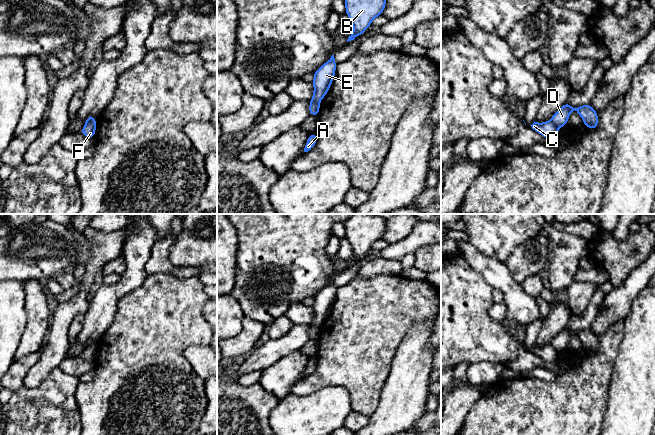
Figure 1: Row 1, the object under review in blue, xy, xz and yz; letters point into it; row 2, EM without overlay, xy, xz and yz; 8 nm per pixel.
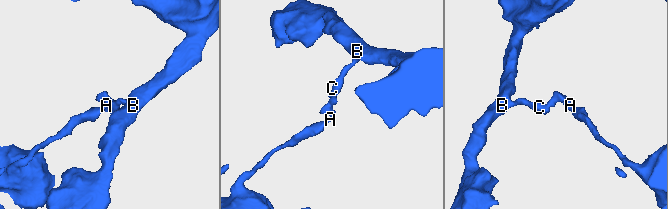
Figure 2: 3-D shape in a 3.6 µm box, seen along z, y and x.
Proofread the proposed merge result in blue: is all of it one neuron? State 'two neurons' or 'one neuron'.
two neurons

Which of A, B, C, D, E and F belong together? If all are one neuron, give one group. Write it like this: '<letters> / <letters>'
A D / B C E F

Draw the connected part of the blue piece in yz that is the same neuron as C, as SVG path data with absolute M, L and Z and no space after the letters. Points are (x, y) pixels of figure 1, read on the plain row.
M534 344L533 346L531 346L529 353L535 354L545 362L554 362L558 359L558 351L556 351L551 345L537 347Z

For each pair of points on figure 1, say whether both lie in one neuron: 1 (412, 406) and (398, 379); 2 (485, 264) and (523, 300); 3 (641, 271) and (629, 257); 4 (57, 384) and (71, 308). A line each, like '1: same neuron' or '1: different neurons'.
1: same neuron
2: same neuron
3: different neurons
4: different neurons

